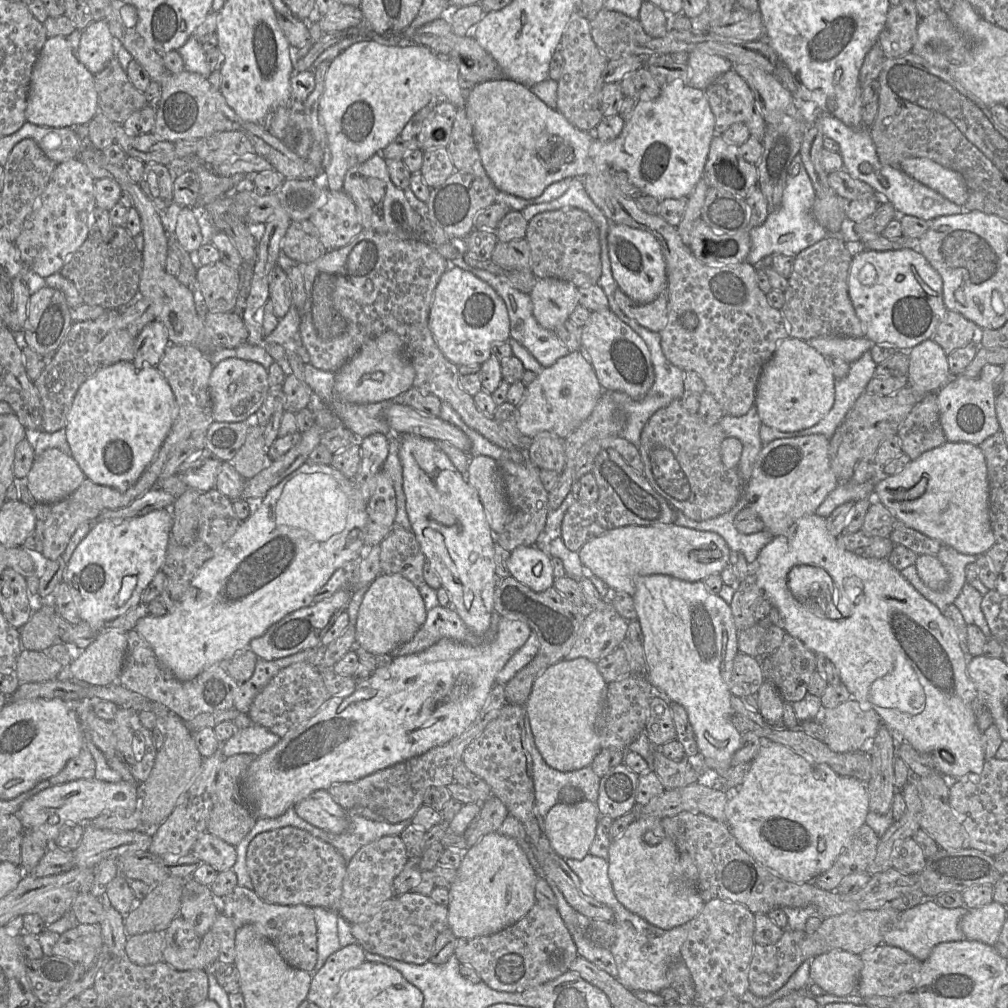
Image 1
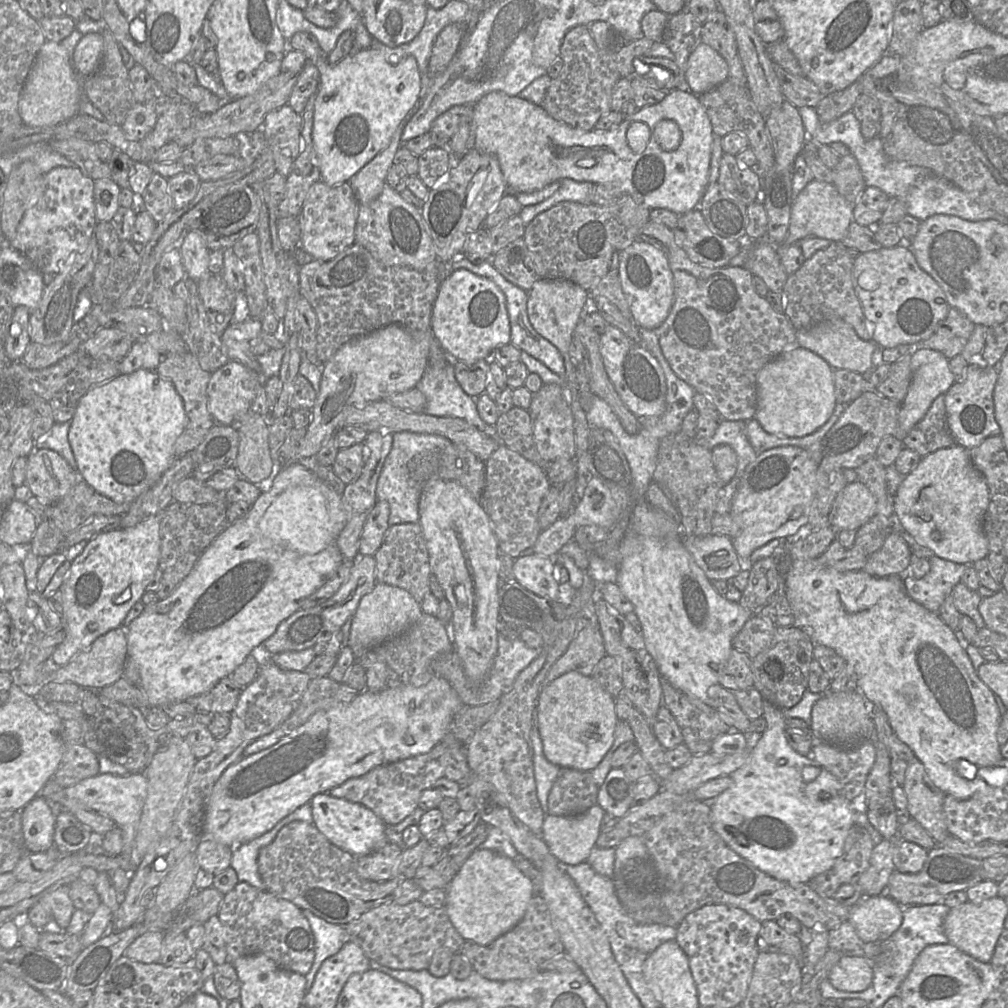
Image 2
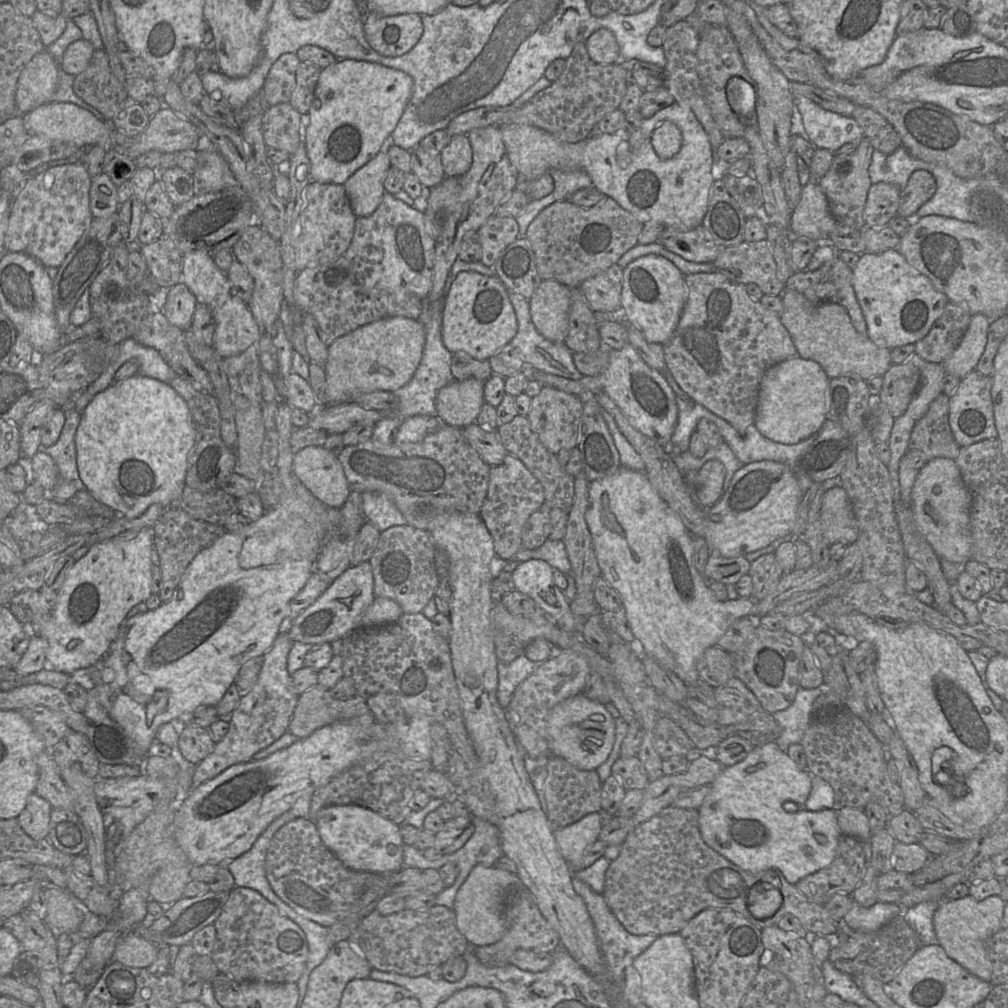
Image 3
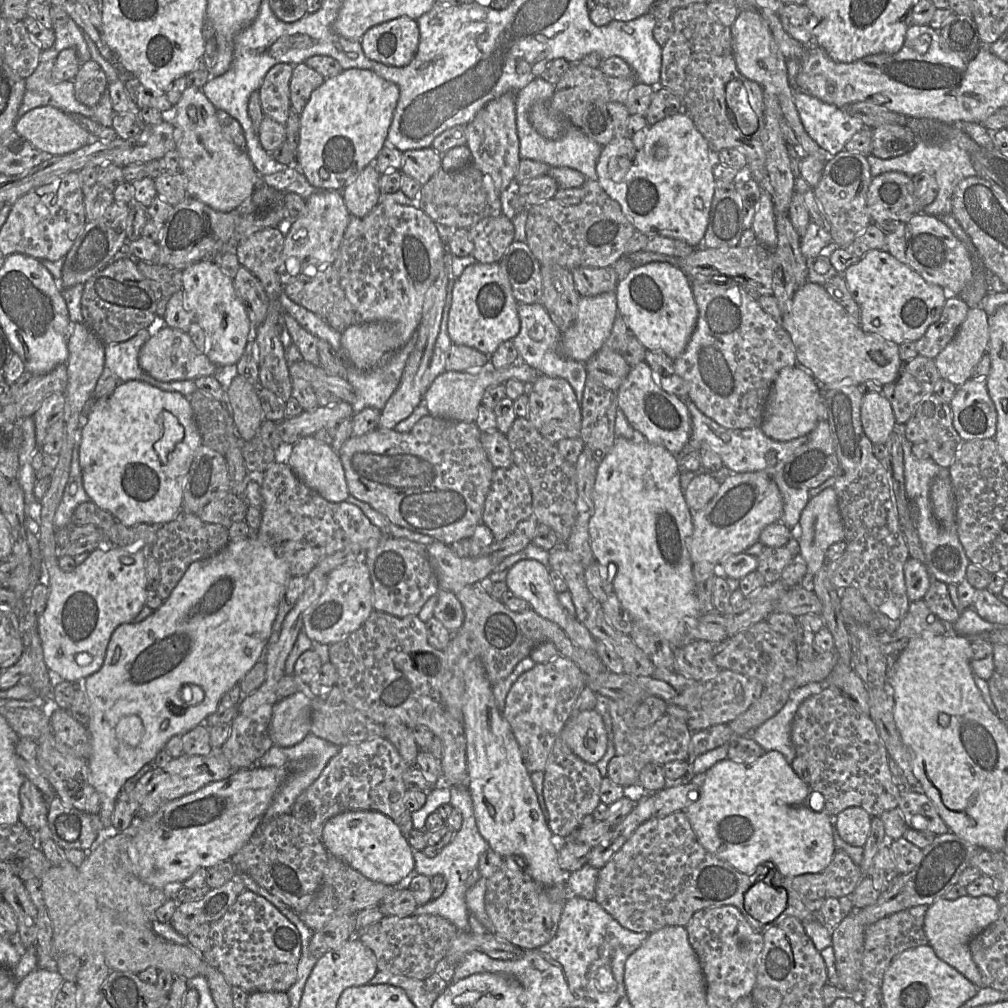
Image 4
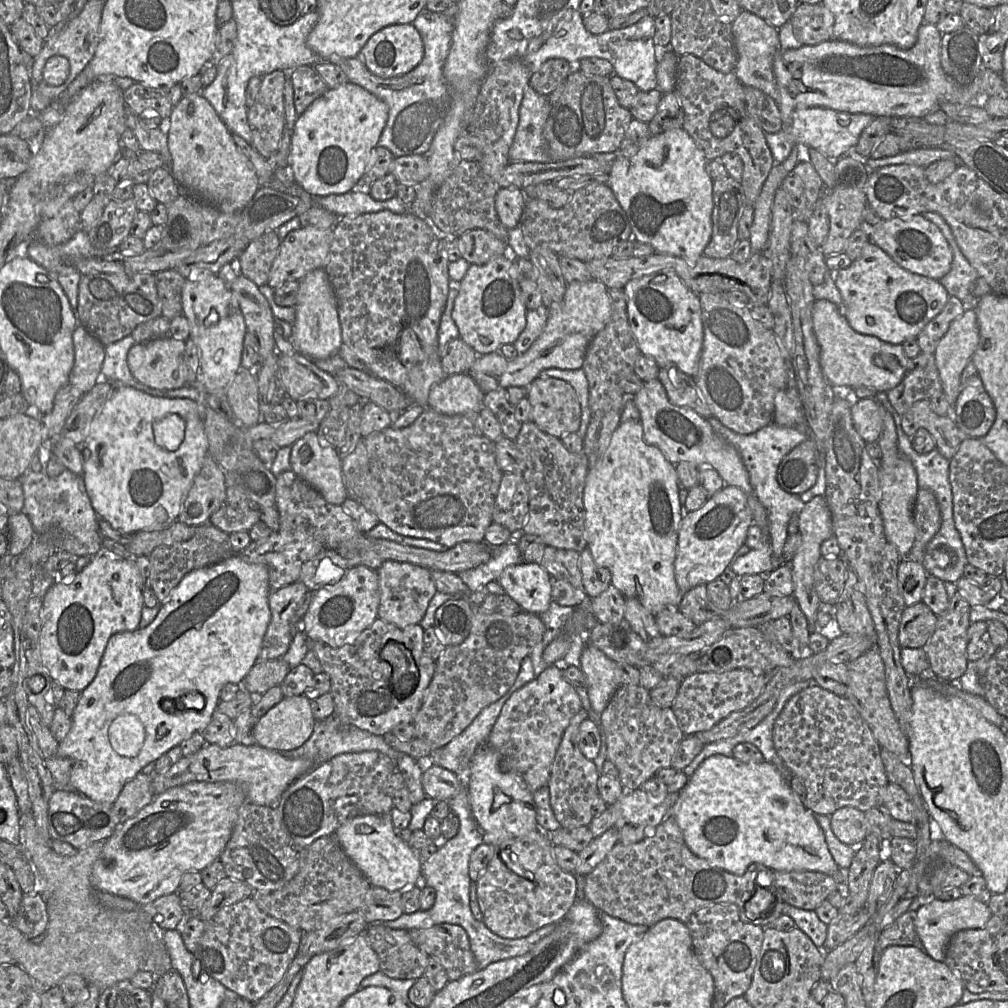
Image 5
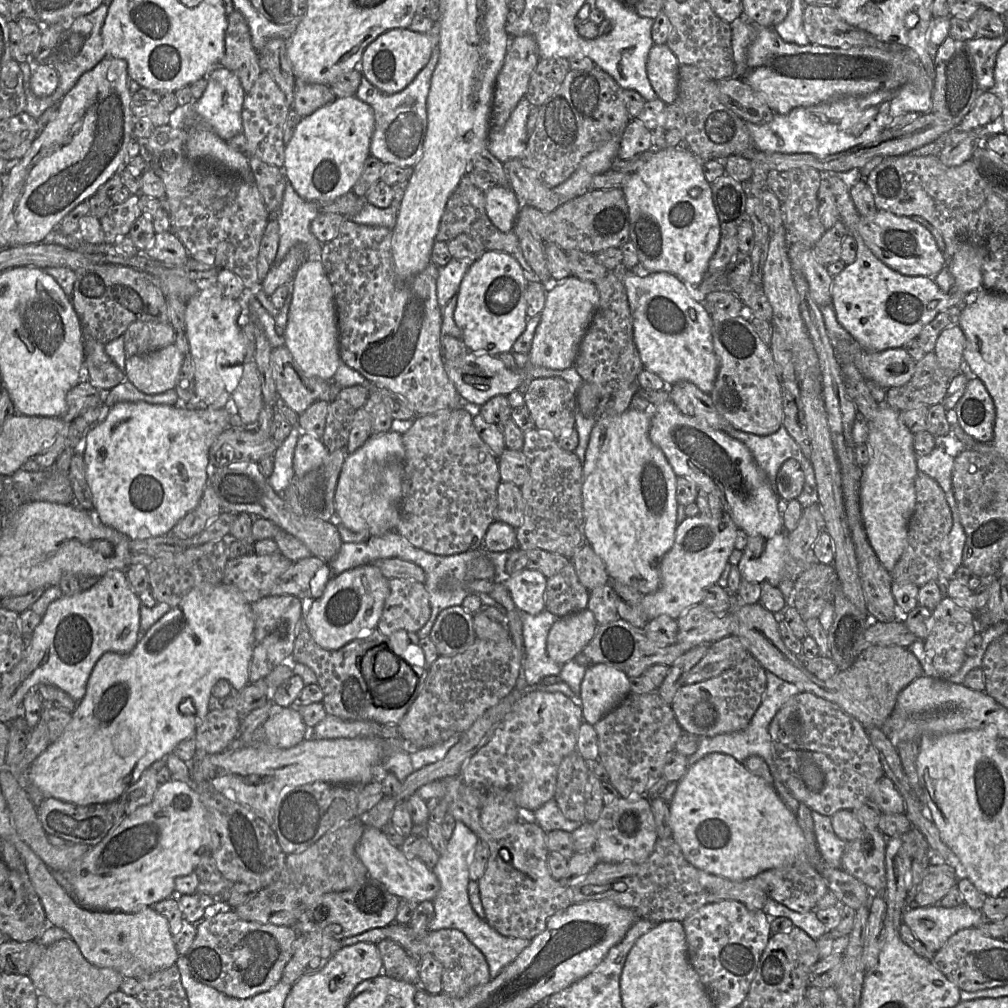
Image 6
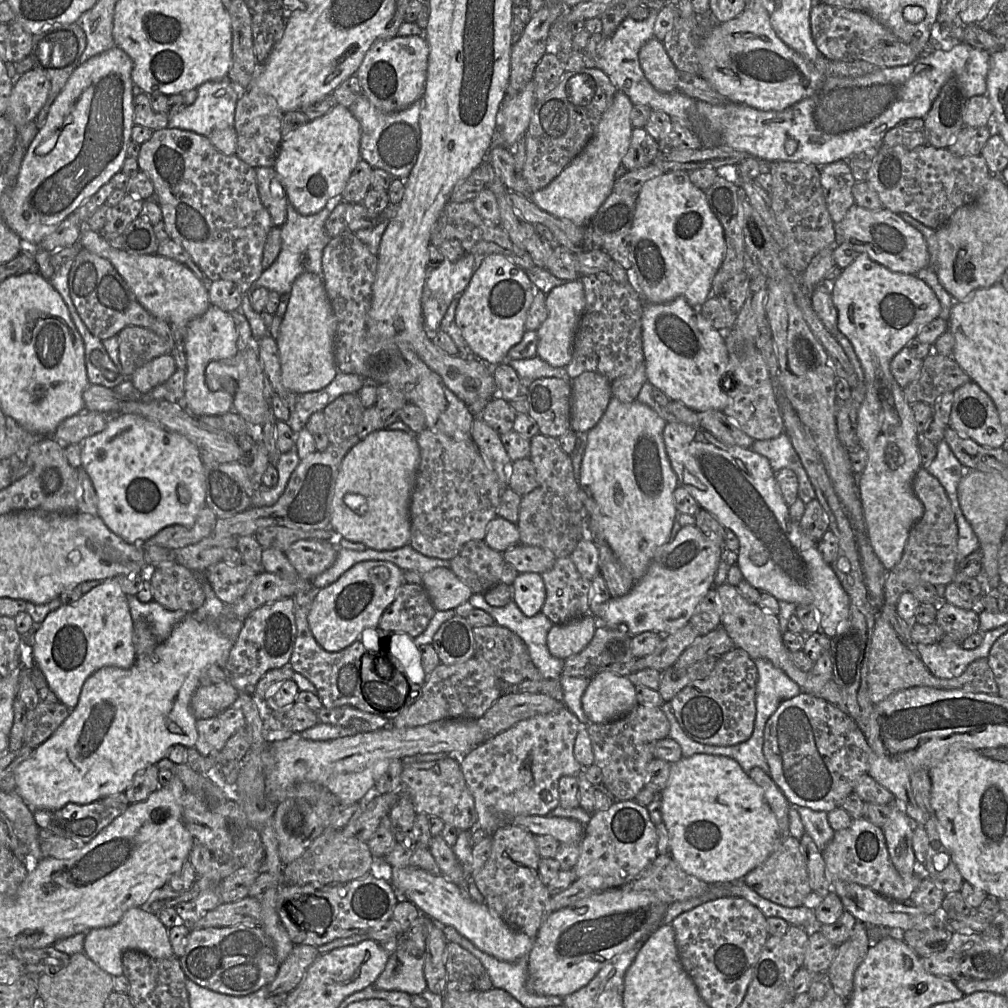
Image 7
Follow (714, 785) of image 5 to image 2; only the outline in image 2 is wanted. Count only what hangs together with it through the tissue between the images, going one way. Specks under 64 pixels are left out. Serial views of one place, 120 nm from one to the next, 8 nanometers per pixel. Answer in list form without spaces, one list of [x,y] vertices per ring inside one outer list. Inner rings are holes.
[[[763,700],[762,717],[766,721],[766,729],[758,740],[757,745],[751,750],[748,761],[731,775],[732,784],[716,798],[702,801],[710,807],[711,824],[715,832],[725,841],[725,843],[738,855],[750,861],[760,871],[778,880],[789,882],[790,884],[807,884],[813,877],[828,871],[841,856],[844,849],[845,840],[850,829],[854,826],[854,804],[844,795],[844,788],[841,782],[813,758],[800,755],[793,750],[786,738],[786,719],[784,711],[767,700]]]

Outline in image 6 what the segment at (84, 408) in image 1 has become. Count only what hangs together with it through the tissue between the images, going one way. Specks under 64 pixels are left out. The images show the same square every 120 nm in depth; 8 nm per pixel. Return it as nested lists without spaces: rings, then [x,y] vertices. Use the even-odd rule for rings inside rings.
[[[119,402],[106,411],[103,421],[86,432],[83,460],[92,501],[103,525],[127,535],[130,540],[166,535],[199,503],[209,484],[209,450],[216,438],[230,427],[229,408],[186,407]]]

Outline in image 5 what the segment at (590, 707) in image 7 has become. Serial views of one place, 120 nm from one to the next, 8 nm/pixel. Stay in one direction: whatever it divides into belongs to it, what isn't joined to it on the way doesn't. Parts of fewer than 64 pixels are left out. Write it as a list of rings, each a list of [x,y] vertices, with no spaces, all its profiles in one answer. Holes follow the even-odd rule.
[[[586,643],[580,657],[581,670],[586,677],[586,689],[592,710],[601,715],[620,687],[617,663],[602,651]]]

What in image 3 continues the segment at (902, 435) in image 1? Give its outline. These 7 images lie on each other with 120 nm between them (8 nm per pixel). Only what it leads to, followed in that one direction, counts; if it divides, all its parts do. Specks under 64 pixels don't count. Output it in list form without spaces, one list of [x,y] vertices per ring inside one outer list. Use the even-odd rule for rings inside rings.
[[[941,393],[913,427],[909,448],[921,451],[928,460],[937,457],[955,460],[960,446],[949,425],[949,396]]]

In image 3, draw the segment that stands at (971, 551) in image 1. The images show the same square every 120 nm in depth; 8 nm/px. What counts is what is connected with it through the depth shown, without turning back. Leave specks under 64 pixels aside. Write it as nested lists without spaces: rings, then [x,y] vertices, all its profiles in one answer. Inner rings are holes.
[[[932,458],[919,469],[911,491],[911,508],[919,532],[939,559],[957,564],[966,564],[972,559],[971,506],[972,494],[963,482],[954,460]]]

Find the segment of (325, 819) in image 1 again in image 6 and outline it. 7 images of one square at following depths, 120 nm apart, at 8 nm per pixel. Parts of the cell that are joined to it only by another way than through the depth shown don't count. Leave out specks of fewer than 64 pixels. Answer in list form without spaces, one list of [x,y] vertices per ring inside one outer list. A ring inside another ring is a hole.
[[[365,827],[356,845],[356,854],[368,871],[368,876],[381,882],[388,891],[400,899],[417,903],[433,901],[440,888],[437,876],[419,858],[407,858],[400,848],[393,846],[382,832],[374,827]]]

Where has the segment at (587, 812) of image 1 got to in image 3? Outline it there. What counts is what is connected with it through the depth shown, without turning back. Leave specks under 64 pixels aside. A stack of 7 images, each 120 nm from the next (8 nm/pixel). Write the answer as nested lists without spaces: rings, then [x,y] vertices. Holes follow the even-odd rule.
[[[591,812],[568,826],[554,829],[559,850],[572,868],[581,860],[585,850],[598,839],[601,827],[599,813]]]

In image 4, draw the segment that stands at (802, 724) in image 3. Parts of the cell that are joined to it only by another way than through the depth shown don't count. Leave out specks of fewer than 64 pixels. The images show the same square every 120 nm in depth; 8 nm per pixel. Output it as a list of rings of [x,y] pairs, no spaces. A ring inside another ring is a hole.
[[[811,682],[793,690],[784,706],[770,719],[750,734],[743,735],[753,739],[766,751],[778,751],[791,765],[797,756],[791,738],[792,721],[800,704],[808,697],[820,693],[826,683]]]

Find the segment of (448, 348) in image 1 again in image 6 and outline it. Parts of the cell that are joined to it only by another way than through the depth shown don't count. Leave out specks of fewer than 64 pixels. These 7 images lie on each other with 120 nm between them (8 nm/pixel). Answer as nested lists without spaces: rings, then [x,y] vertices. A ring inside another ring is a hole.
[[[485,251],[479,259],[472,262],[460,283],[460,287],[457,293],[458,300],[453,314],[455,324],[462,334],[462,341],[468,348],[468,351],[475,353],[485,353],[491,356],[498,356],[504,352],[512,352],[512,346],[517,338],[524,332],[528,319],[526,314],[527,303],[525,298],[528,282],[529,281],[525,278],[523,270],[517,260],[508,253],[500,251]]]

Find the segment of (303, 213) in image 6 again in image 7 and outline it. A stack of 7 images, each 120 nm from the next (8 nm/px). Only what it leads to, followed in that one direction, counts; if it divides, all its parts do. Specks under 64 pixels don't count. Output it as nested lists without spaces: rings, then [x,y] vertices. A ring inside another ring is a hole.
[[[330,200],[320,212],[304,216],[288,203],[286,221],[280,227],[282,239],[280,253],[275,262],[262,272],[261,276],[246,293],[252,294],[255,289],[260,287],[267,288],[269,291],[275,291],[280,295],[291,293],[294,281],[304,272],[311,272],[323,278],[323,250],[331,240],[331,237],[329,237],[325,230],[325,222],[335,208],[335,205],[336,201]]]

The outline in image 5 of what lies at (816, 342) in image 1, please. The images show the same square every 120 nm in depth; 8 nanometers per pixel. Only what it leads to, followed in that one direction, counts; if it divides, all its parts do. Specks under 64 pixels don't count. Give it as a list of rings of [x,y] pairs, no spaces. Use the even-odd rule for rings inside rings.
[[[815,300],[812,307],[813,331],[820,348],[820,366],[827,382],[833,387],[834,395],[867,387],[877,392],[886,392],[897,386],[907,370],[909,358],[900,344],[890,344],[875,336],[853,330],[842,310],[836,304]]]

